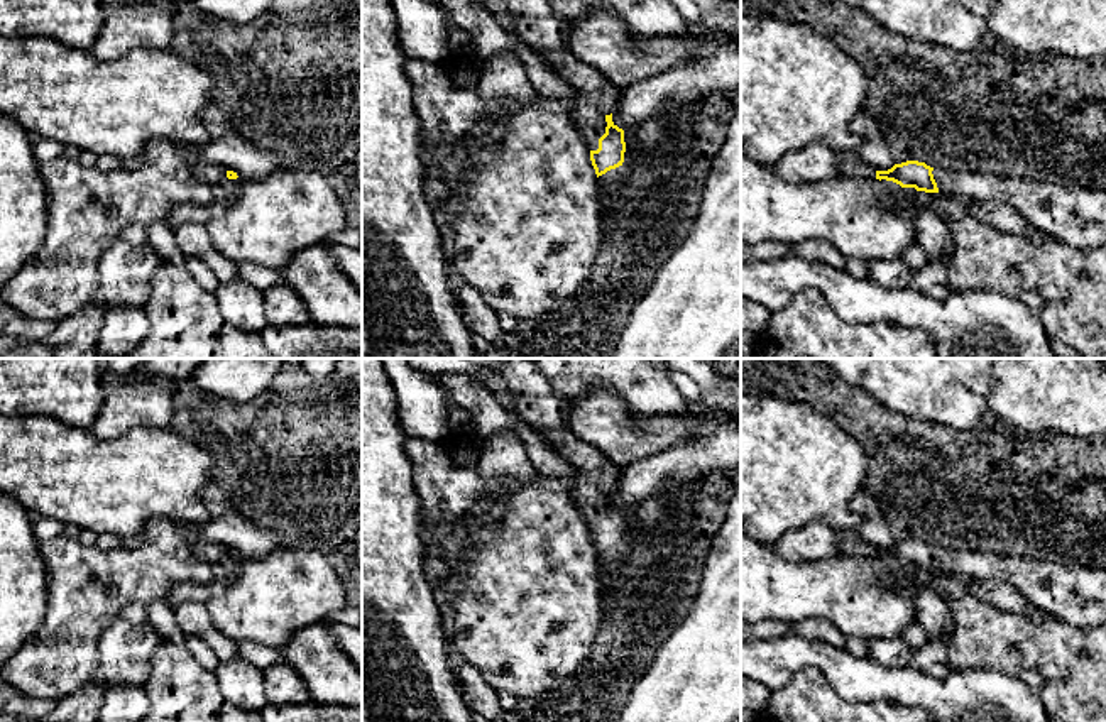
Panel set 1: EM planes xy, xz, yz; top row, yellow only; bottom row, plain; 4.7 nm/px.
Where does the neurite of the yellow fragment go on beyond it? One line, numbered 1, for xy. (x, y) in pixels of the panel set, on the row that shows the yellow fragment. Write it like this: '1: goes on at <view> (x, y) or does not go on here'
1: does not go on here

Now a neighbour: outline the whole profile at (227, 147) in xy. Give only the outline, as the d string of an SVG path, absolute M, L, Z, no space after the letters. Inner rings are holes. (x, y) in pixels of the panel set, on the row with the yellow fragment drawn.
M213 101L203 110L201 118L210 139L191 152L194 157L218 164L245 179L262 179L286 167L277 154L244 139Z

